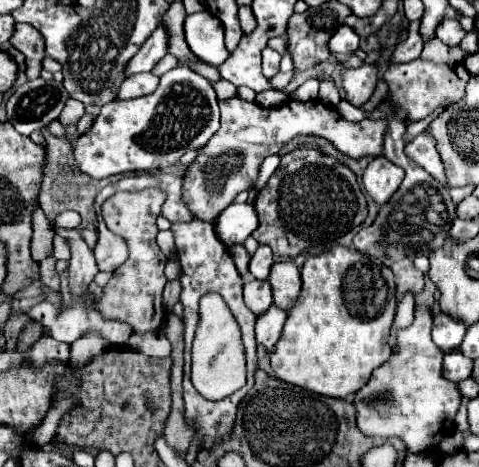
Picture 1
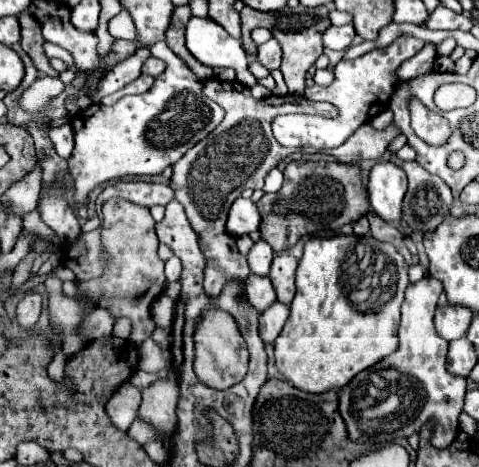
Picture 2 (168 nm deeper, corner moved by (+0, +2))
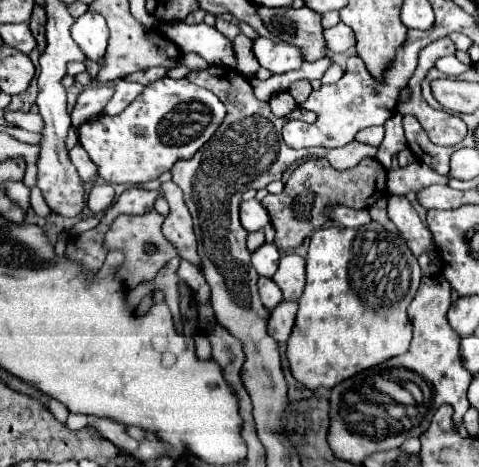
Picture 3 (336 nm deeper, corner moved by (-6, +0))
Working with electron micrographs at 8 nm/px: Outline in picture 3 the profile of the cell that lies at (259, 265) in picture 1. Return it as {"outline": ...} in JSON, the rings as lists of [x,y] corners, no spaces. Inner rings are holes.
{"outline":[[[265,243],[263,247],[259,247],[253,253],[253,263],[255,263],[257,273],[263,275],[263,277],[273,277],[275,271],[277,271],[279,257],[281,257],[281,253],[273,243]]]}

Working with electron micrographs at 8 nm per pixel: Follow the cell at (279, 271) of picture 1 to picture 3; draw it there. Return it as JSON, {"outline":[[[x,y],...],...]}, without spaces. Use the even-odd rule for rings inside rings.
{"outline":[[[297,253],[283,255],[273,281],[283,291],[285,301],[297,301],[305,287],[305,259]]]}

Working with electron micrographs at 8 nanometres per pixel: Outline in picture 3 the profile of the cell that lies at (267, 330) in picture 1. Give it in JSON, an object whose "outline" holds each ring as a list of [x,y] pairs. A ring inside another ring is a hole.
{"outline":[[[281,301],[271,311],[267,331],[277,343],[285,343],[289,339],[293,323],[295,323],[295,315],[297,315],[297,303],[293,303],[293,301]]]}

